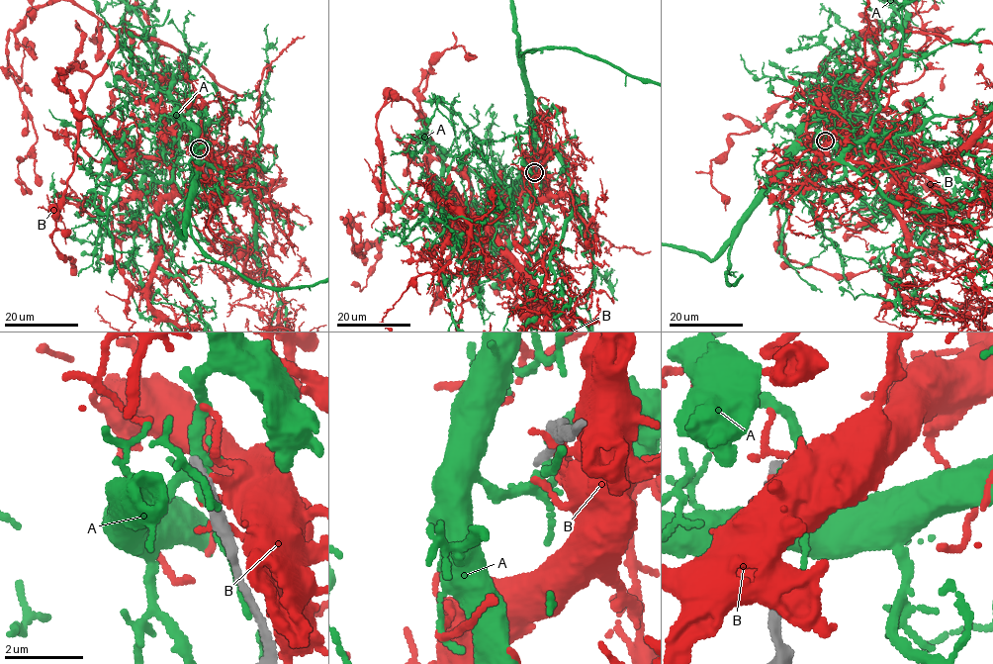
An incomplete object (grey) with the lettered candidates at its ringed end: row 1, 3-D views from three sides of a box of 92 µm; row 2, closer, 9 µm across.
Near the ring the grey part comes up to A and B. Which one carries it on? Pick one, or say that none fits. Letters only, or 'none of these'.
none of these

